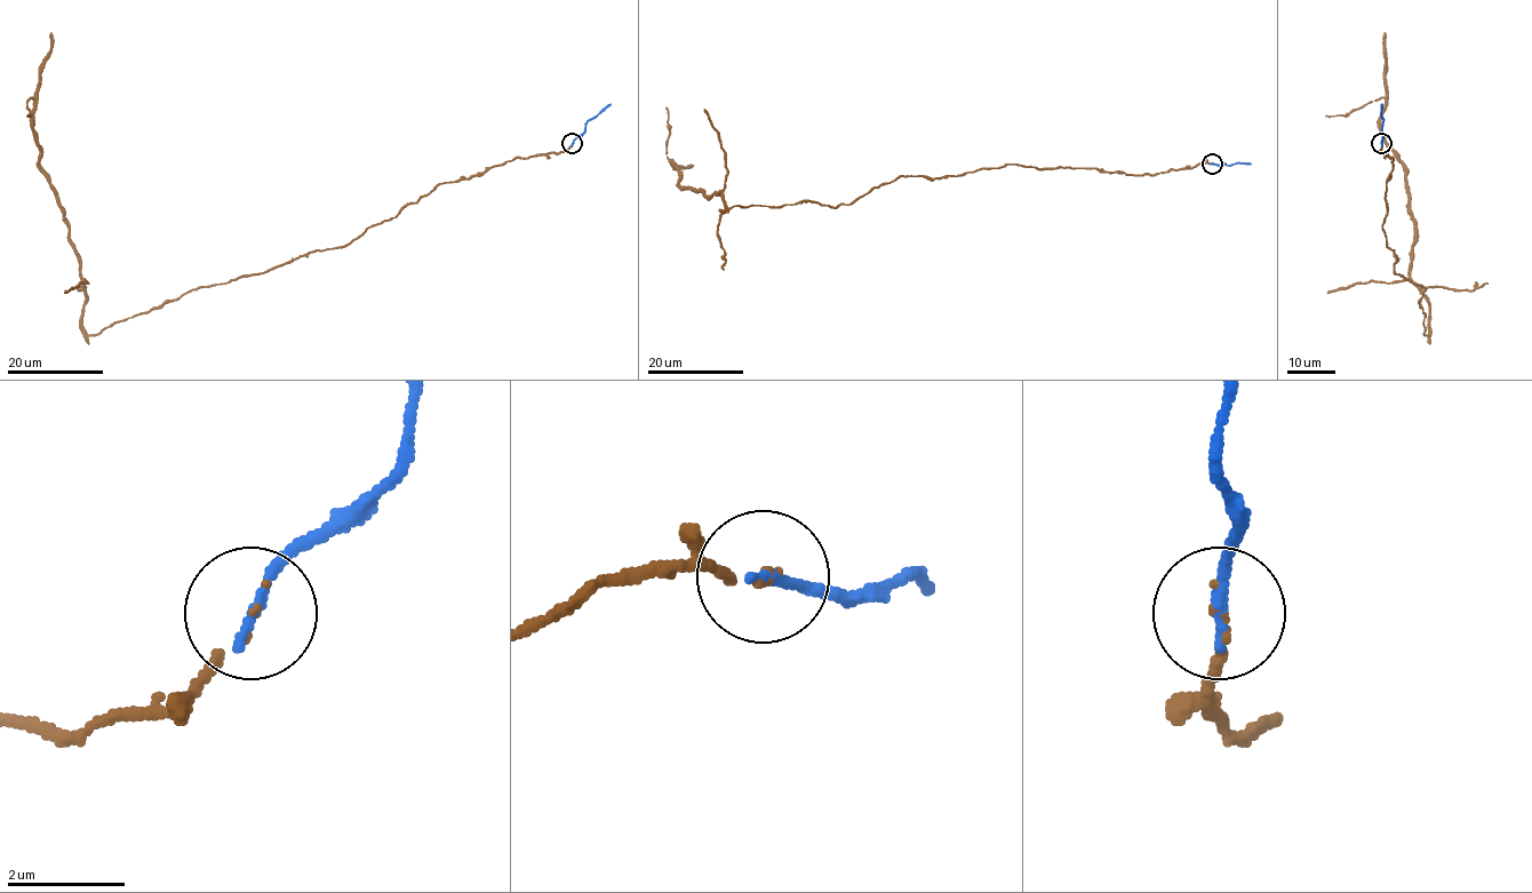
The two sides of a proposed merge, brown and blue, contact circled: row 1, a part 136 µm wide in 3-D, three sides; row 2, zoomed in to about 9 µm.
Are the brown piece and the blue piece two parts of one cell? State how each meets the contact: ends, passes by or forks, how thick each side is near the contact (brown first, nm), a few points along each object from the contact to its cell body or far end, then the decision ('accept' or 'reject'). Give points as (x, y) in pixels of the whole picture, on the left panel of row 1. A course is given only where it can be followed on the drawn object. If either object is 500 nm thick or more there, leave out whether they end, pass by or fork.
brown ends | blue ends | 60/200 nm | brown via (572, 144), (441, 182), (345, 245), (199, 286), (87, 335), (80, 260), (33, 128), (50, 33) | blue via (572, 144), (588, 122), (611, 104) | accept

